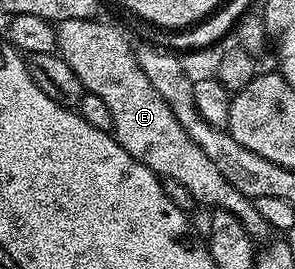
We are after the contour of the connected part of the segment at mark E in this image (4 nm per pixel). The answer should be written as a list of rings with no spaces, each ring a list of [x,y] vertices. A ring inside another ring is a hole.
[[[97,18],[61,20],[56,27],[57,54],[68,61],[72,73],[80,77],[83,88],[108,105],[114,126],[112,134],[119,145],[155,175],[180,181],[180,185],[185,185],[203,208],[232,213],[232,217],[244,225],[255,244],[262,245],[273,240],[275,229],[264,221],[264,217],[260,217],[260,209],[256,209],[254,200],[227,181],[224,173],[220,173],[214,162],[200,150],[200,145],[184,133],[184,125],[176,121],[176,113],[168,109],[168,101],[156,93],[144,69],[140,69],[135,48],[130,48],[129,41],[112,24],[98,22]]]

